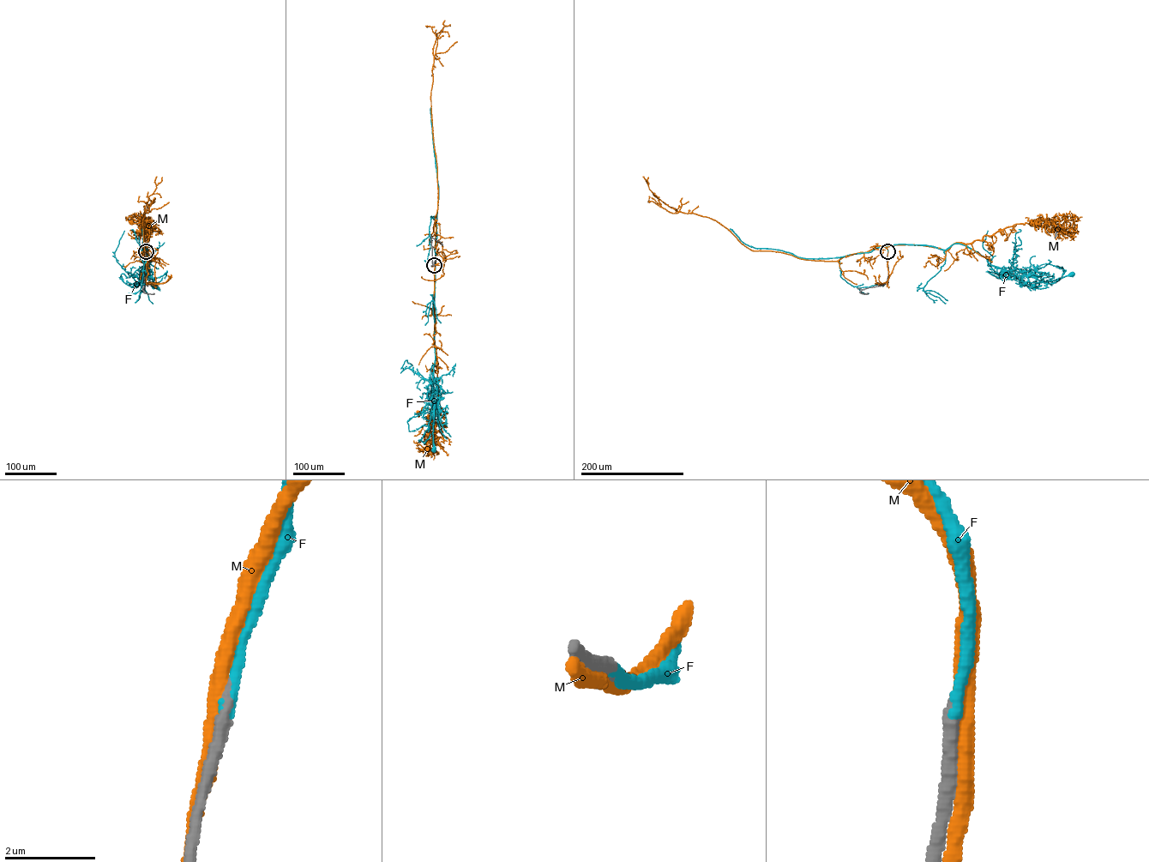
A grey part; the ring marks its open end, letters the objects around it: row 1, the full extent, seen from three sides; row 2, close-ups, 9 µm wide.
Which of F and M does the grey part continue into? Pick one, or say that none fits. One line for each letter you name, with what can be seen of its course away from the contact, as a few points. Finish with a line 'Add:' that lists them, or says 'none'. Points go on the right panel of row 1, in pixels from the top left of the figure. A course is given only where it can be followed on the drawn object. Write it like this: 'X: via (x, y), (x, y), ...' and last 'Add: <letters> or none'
F: via (887, 251), (884, 246), (895, 244), (946, 250), (959, 244), (993, 266), (1038, 280), (1072, 274)
Add: F

